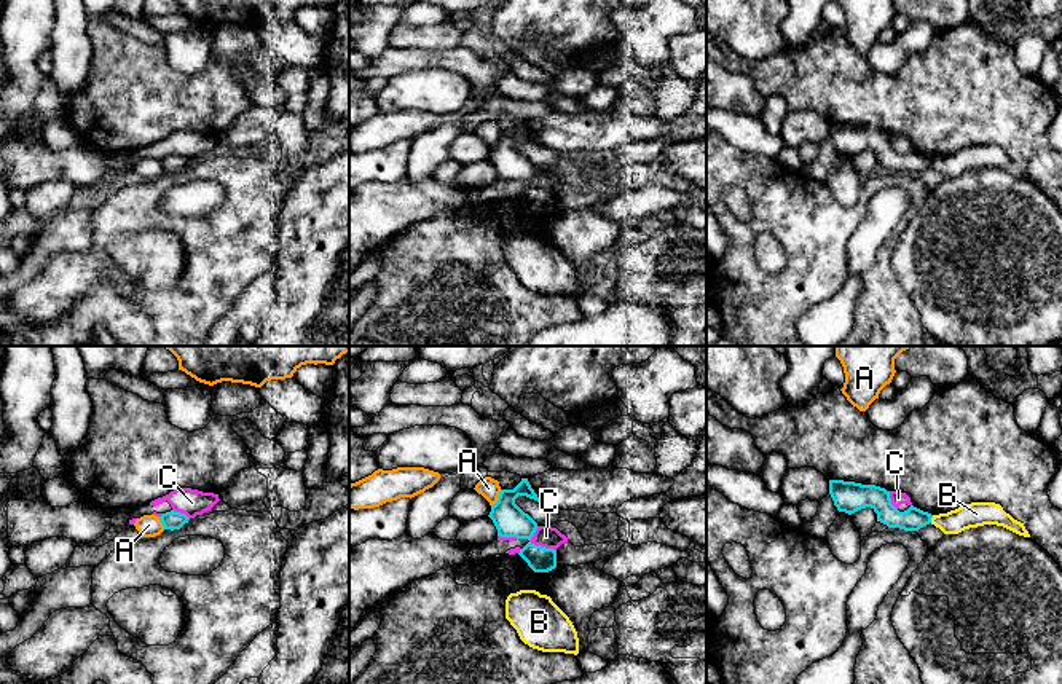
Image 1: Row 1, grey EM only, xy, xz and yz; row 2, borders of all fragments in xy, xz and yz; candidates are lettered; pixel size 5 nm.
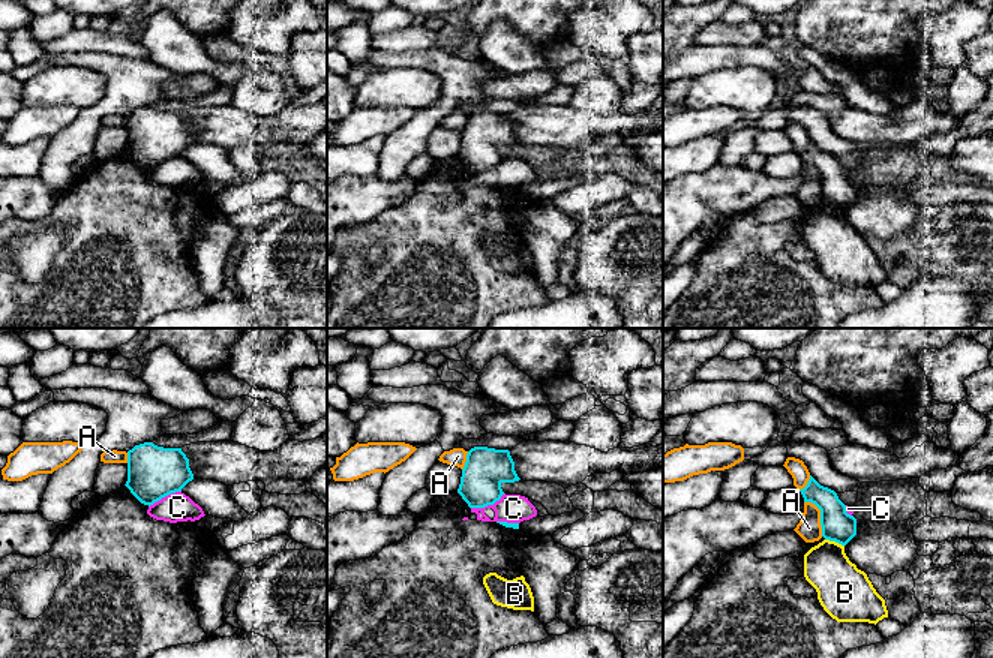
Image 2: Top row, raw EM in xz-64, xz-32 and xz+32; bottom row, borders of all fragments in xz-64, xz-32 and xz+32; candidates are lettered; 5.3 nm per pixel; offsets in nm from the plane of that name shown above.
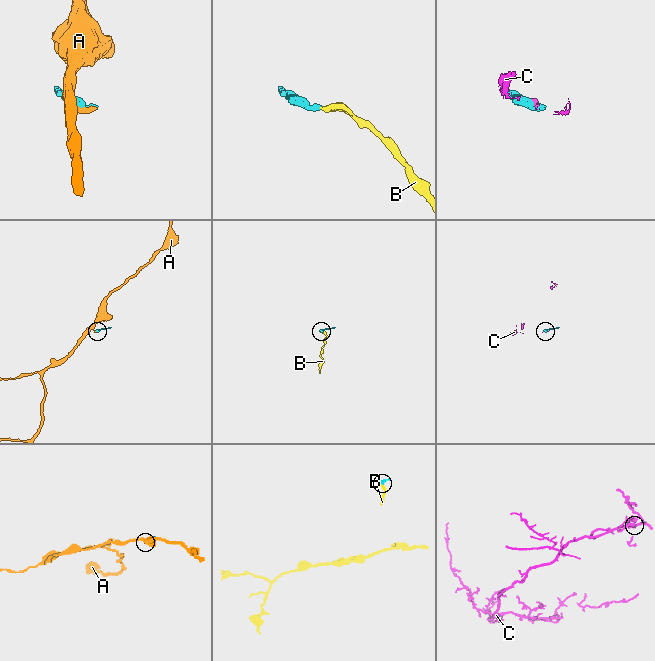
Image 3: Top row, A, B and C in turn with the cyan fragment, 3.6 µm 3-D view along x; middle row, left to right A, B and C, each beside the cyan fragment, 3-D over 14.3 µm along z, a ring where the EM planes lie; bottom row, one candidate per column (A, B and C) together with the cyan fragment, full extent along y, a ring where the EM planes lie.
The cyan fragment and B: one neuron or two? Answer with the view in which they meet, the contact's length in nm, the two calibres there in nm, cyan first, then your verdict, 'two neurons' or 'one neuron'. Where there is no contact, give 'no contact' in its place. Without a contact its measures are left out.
yz | 40 nm | 120/130 nm | two neurons

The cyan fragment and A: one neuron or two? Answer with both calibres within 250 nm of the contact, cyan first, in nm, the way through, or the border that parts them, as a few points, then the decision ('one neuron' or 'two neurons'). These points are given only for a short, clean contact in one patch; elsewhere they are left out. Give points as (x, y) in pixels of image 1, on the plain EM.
160 nm thick on the cyan side, 100 nm on the other; border along xz (501, 133), (491, 150); two neurons

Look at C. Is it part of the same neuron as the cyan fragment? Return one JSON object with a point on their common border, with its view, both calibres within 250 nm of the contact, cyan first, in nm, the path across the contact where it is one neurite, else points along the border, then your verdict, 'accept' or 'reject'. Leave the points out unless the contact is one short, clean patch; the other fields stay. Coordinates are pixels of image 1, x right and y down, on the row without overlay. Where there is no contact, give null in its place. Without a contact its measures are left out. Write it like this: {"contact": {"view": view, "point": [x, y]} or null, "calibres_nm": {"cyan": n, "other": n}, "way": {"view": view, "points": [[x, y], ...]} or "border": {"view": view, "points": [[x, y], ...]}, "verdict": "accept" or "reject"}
{"contact": {"view": "xz", "point": [536, 188]}, "calibres_nm": {"cyan": 160, "other": 110}, "border": {"view": "xz", "points": [[536, 169], [531, 184], [555, 193]]}, "verdict": "reject"}

